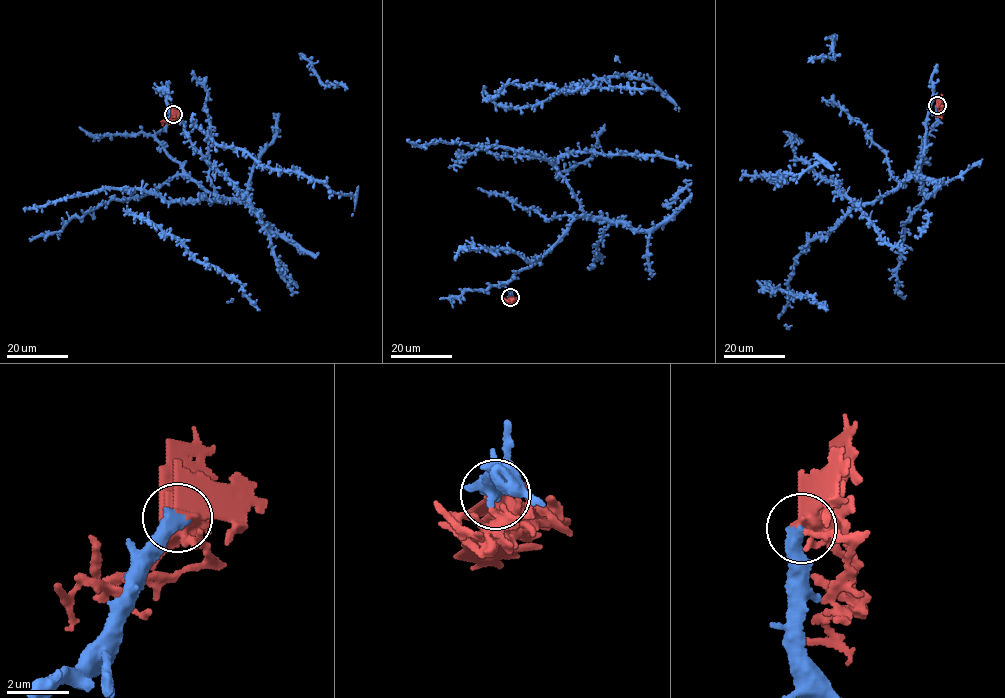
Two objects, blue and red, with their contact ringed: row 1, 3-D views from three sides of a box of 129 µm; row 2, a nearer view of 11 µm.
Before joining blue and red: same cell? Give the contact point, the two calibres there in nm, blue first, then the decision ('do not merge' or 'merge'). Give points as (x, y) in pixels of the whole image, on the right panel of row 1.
place (937, 105); calibres 480 and 360 nm; do not merge

